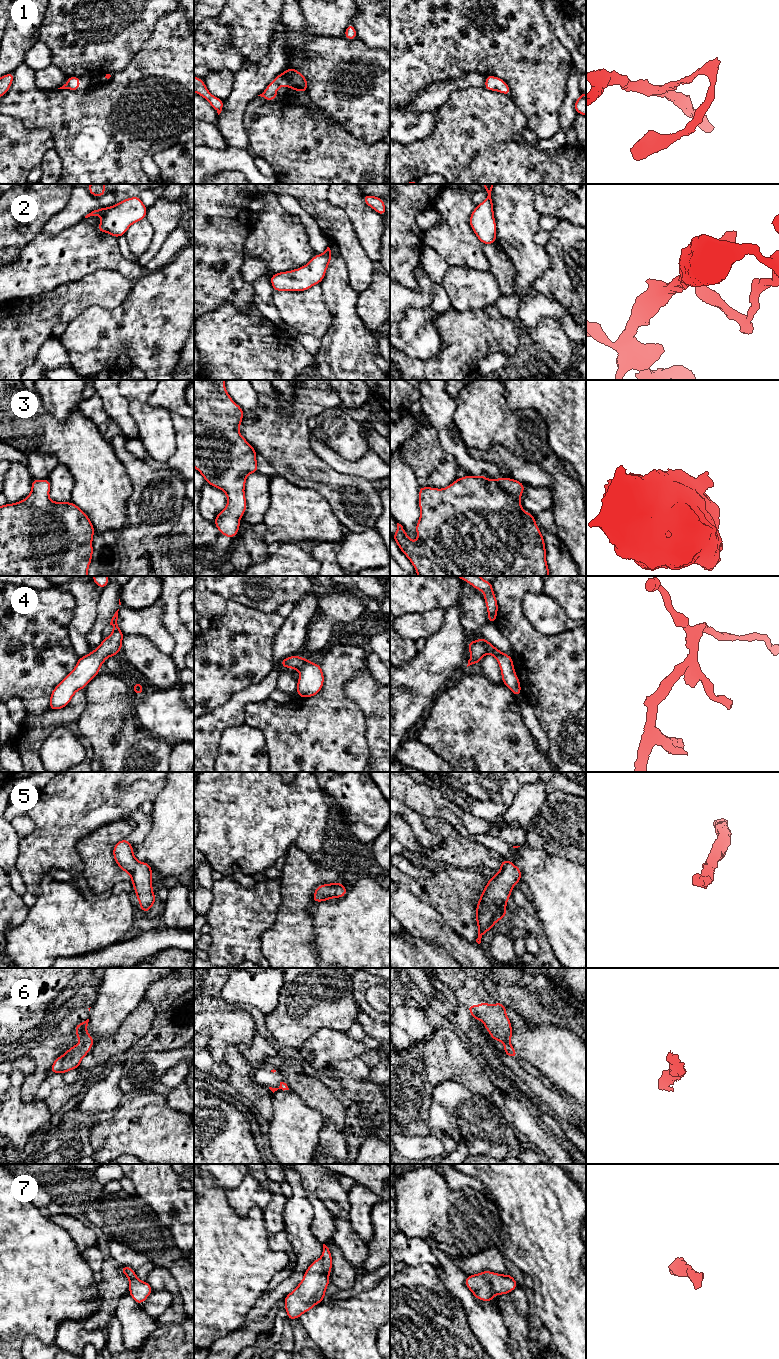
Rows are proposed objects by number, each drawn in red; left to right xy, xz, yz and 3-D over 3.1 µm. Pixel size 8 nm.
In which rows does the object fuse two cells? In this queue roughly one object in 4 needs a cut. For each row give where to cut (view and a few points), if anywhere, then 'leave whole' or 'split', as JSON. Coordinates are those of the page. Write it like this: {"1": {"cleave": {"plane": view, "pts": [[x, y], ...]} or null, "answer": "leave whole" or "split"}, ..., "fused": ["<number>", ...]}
{"1": {"cleave": null, "answer": "leave whole"}, "2": {"cleave": null, "answer": "leave whole"}, "3": {"cleave": null, "answer": "leave whole"}, "4": {"cleave": null, "answer": "leave whole"}, "5": {"cleave": null, "answer": "leave whole"}, "6": {"cleave": null, "answer": "leave whole"}, "7": {"cleave": null, "answer": "leave whole"}, "fused": []}

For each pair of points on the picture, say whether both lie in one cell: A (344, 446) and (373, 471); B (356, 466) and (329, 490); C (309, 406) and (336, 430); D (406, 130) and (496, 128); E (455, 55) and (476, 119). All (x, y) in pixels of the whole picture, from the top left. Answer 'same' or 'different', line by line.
A: different
B: different
C: different
D: different
E: different

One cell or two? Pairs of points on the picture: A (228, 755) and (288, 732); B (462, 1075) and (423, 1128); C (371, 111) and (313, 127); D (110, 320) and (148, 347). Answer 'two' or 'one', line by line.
A: two
B: one
C: two
D: one

